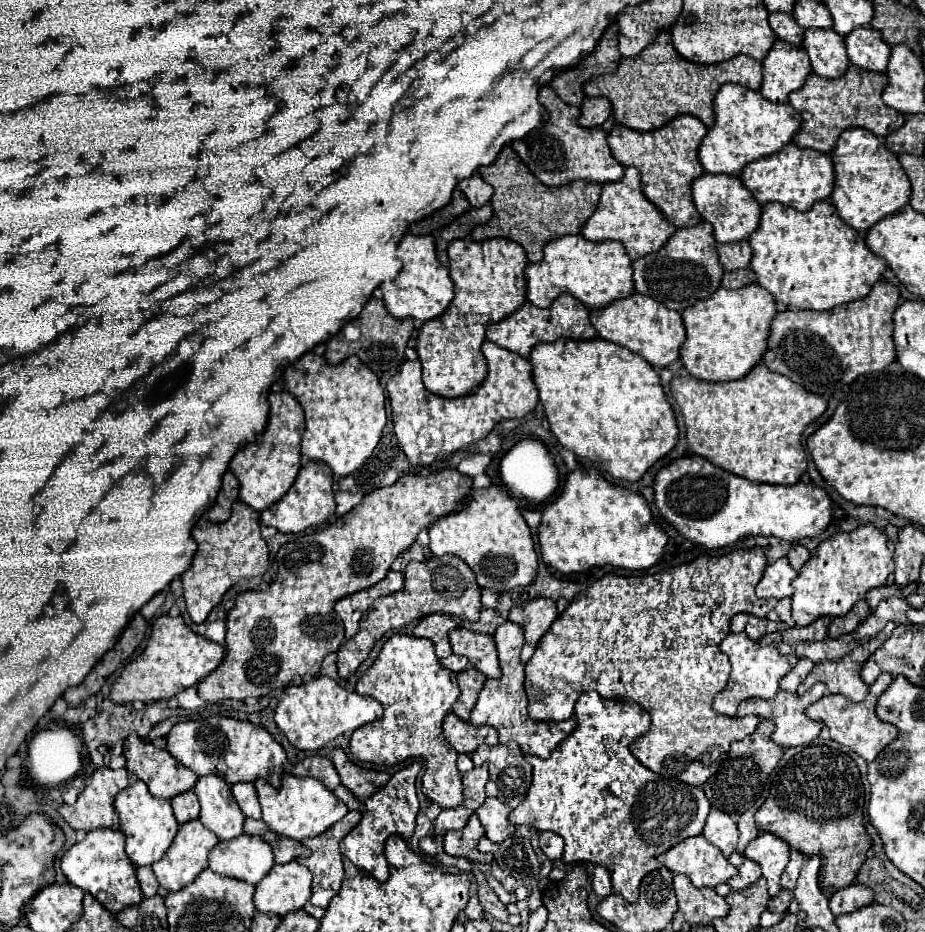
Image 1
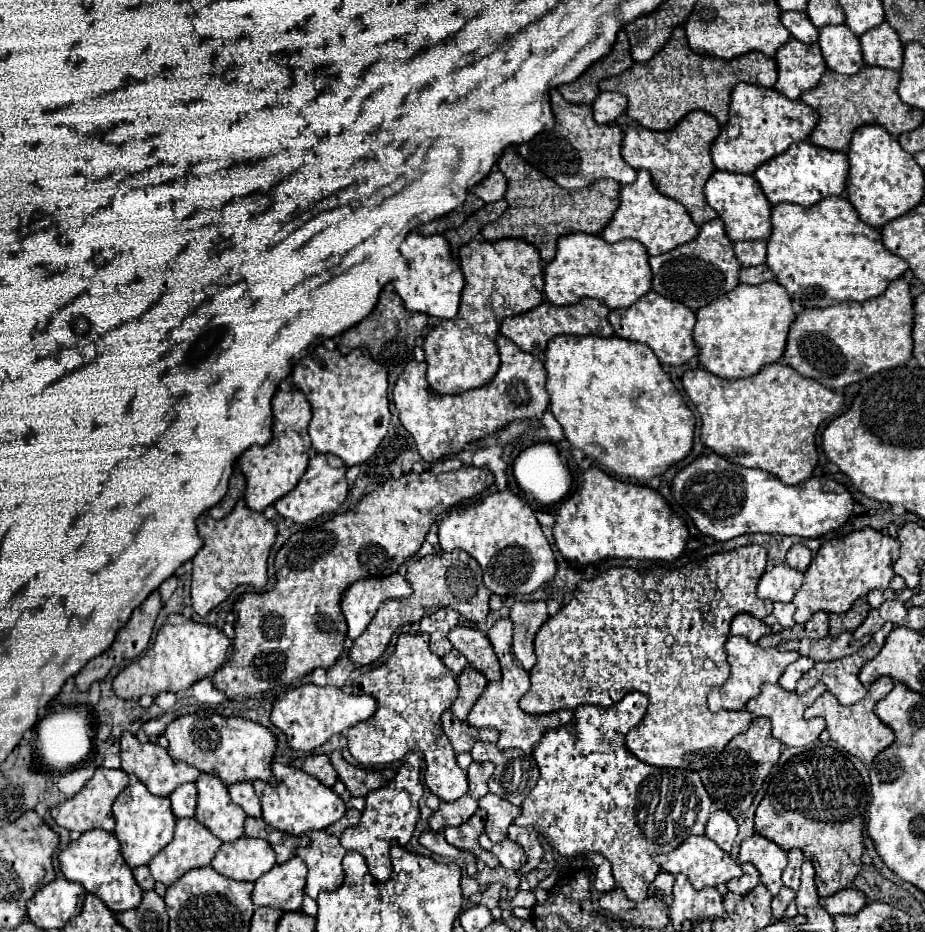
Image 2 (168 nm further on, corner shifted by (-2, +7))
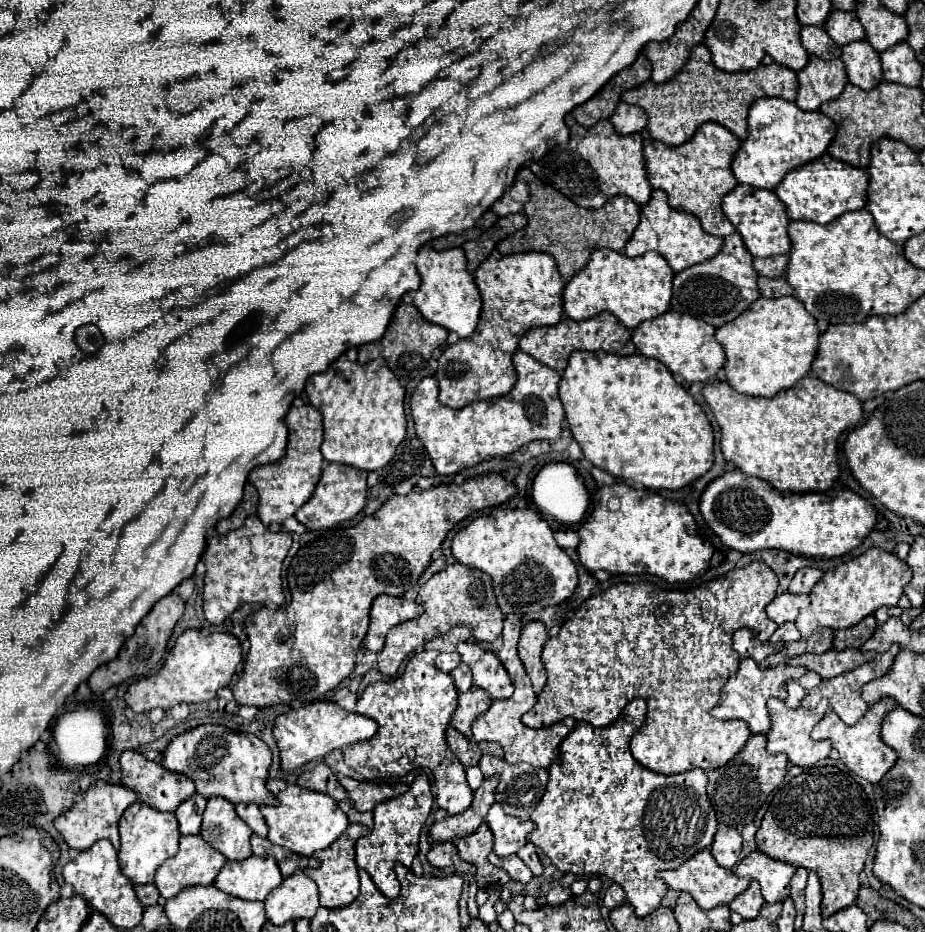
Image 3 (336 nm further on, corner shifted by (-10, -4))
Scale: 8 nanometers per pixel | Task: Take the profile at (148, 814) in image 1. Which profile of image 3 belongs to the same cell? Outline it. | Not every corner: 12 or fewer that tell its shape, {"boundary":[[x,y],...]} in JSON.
{"boundary":[[136,801],[118,829],[118,867],[134,885],[152,883],[178,851],[174,813]]}

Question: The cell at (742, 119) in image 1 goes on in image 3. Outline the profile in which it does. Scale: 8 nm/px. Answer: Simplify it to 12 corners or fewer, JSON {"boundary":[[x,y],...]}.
{"boundary":[[762,97],[734,157],[738,183],[774,191],[822,157],[836,123]]}

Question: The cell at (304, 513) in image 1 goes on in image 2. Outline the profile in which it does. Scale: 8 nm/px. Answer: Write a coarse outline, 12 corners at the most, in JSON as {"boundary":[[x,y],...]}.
{"boundary":[[314,454],[274,508],[306,524],[348,496],[344,462]]}

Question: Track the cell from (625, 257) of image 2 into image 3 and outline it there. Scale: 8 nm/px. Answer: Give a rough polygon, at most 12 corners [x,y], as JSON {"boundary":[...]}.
{"boundary":[[596,249],[564,289],[574,321],[610,311],[628,329],[670,309],[660,253]]}

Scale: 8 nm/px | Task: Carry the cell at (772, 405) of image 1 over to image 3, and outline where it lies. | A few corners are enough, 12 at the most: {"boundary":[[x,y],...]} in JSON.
{"boundary":[[812,375],[770,399],[702,393],[722,453],[778,491],[824,493],[862,401]]}

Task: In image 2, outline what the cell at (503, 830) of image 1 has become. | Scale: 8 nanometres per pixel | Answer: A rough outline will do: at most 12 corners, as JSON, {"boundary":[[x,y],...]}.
{"boundary":[[486,794],[486,834],[492,842],[508,836],[508,826],[520,814],[508,800]]}

